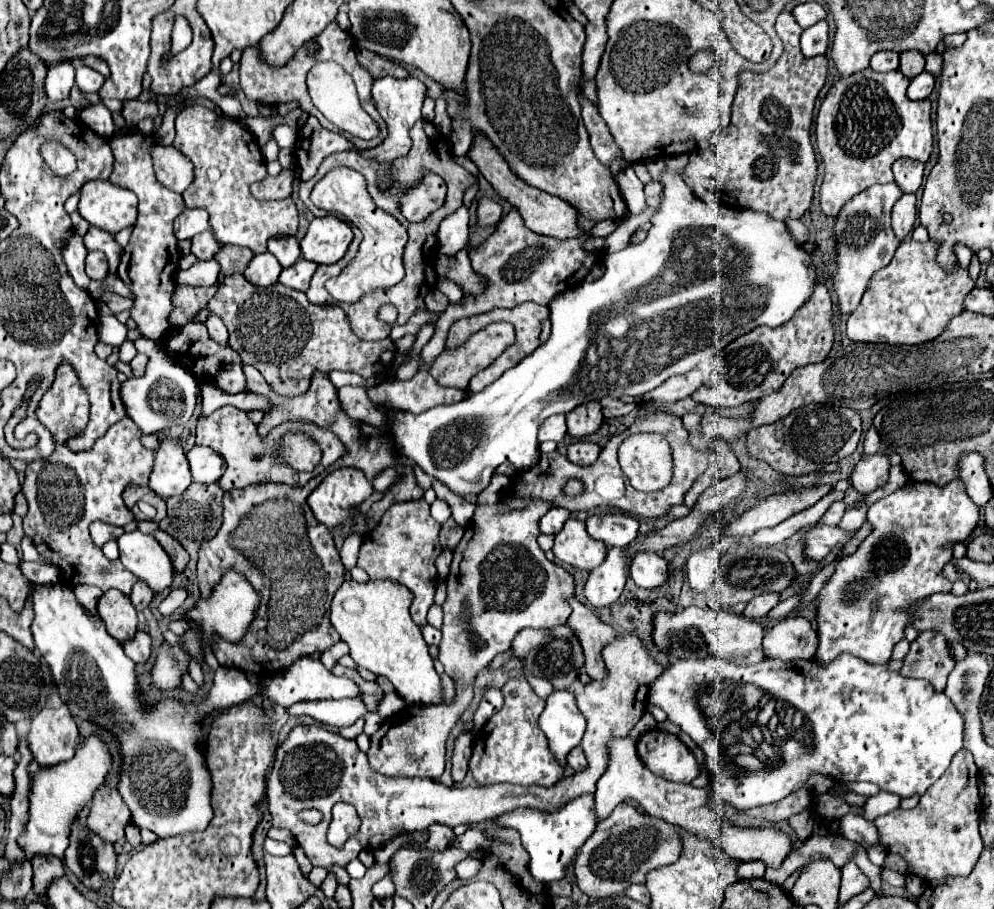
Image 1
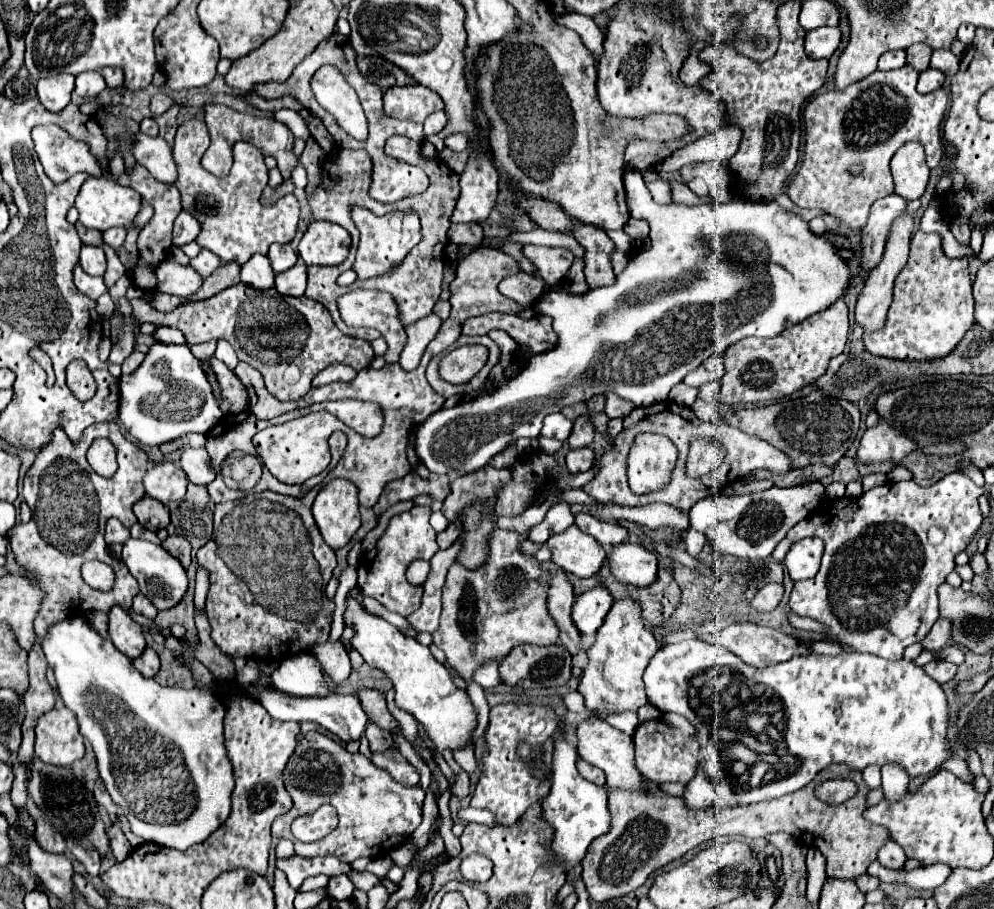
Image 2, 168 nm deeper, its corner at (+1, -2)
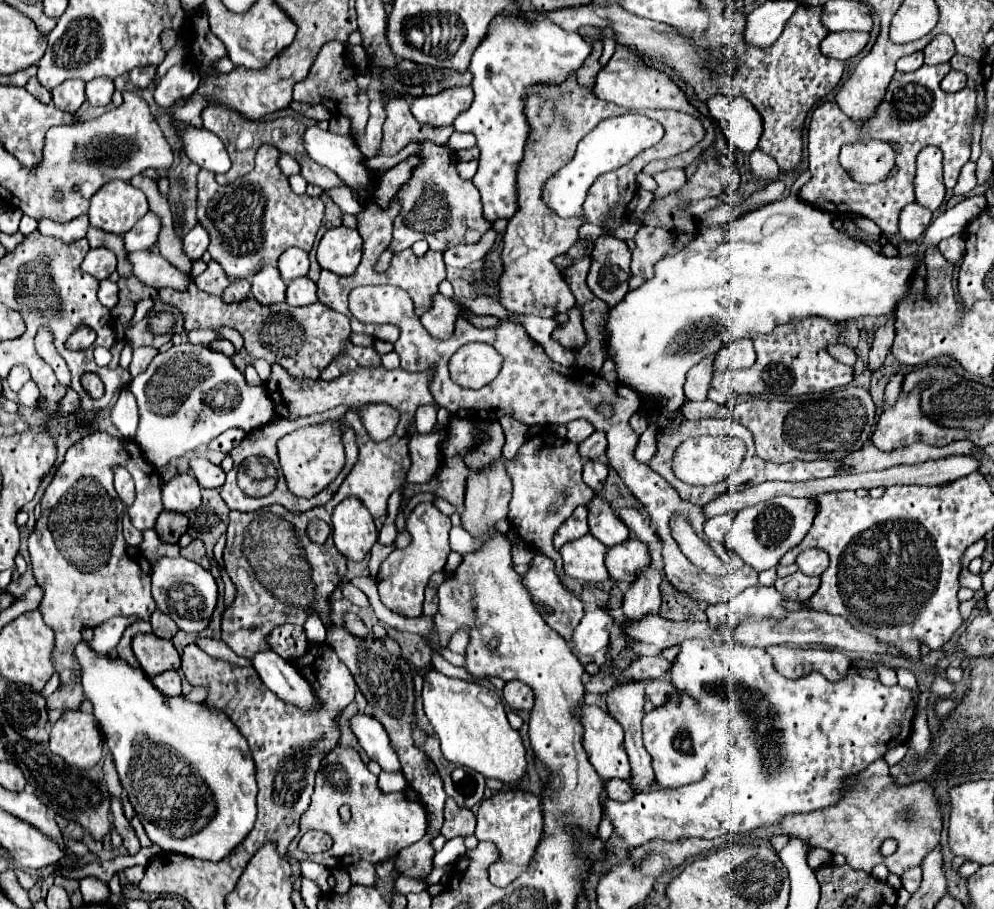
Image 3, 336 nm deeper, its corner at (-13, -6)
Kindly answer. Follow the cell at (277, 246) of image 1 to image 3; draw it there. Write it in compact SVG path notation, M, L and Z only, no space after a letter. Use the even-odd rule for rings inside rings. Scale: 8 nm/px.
M288 248L288 250L280 256L278 270L280 270L284 282L290 282L290 280L300 278L300 276L306 276L306 274L308 274L308 268L310 268L308 252L304 252L304 250L300 250L300 248Z

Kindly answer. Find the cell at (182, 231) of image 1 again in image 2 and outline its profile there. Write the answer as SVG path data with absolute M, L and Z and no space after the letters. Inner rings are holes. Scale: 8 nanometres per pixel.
M182 210L174 222L174 234L172 234L174 246L182 246L182 244L192 242L198 236L198 230L200 230L198 220L192 214Z

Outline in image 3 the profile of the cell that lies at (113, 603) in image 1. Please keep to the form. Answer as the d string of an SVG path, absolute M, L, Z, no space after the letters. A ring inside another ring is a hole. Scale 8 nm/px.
M156 634L134 636L132 650L148 678L154 678L156 674L162 674L166 670L180 668L180 654L176 652L174 644L170 640L158 638Z

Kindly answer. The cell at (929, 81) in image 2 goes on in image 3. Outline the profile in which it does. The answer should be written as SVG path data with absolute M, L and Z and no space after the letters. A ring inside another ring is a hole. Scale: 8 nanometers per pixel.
M950 70L950 74L942 80L940 86L942 86L944 92L958 92L958 90L962 90L966 86L966 74Z

